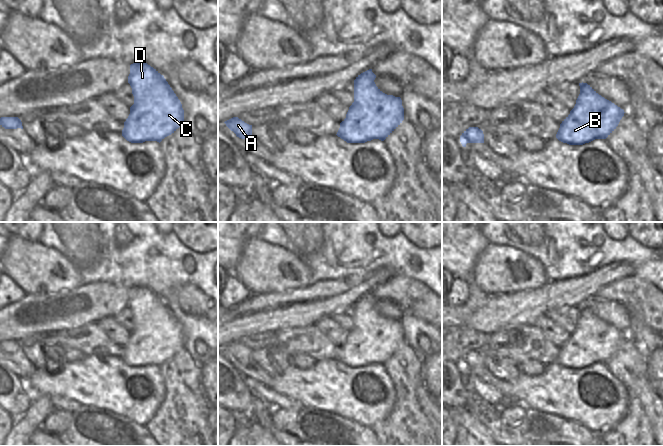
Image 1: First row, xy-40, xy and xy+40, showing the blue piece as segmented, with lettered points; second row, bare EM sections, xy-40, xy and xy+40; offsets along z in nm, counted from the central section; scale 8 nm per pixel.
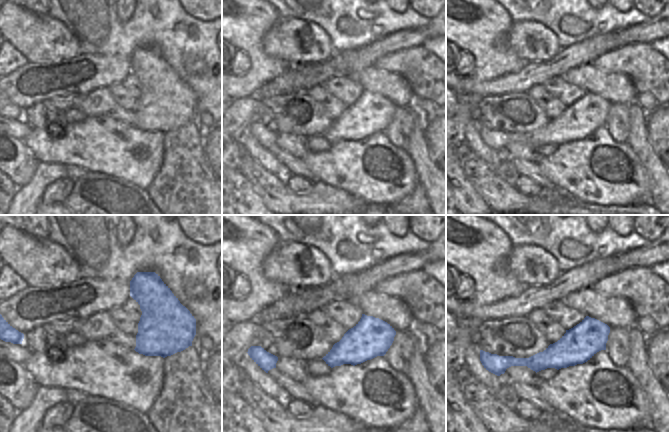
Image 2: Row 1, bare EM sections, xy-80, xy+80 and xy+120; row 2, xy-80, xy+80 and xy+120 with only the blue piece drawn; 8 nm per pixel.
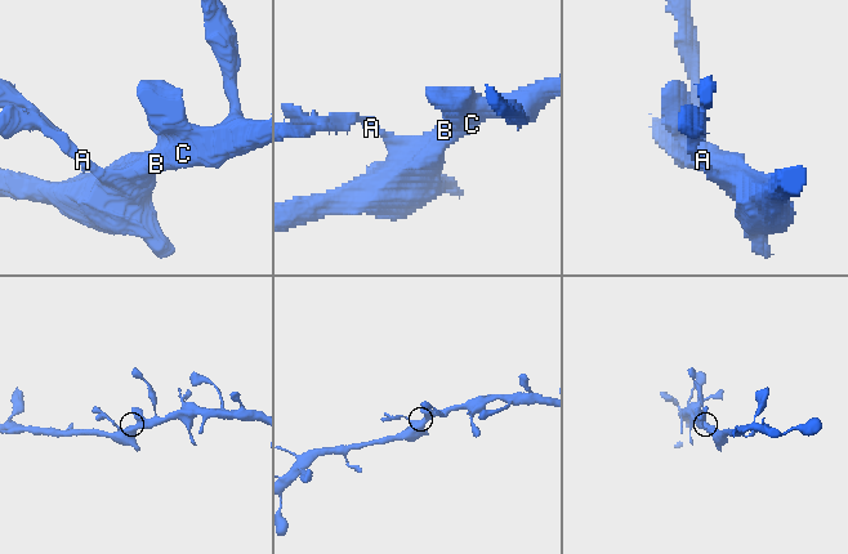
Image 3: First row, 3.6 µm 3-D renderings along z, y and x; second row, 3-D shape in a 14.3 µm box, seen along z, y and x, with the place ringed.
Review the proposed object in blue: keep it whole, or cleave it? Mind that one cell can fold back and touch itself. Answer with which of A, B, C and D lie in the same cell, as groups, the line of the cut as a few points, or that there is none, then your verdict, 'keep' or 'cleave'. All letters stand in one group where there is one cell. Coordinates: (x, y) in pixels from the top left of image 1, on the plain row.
A B C D; no cut; keep

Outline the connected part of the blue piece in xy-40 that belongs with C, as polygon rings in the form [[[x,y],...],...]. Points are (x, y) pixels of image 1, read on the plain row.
[[[147,287],[130,289],[128,307],[134,328],[122,360],[131,367],[161,366],[184,349],[182,328],[166,303]]]

